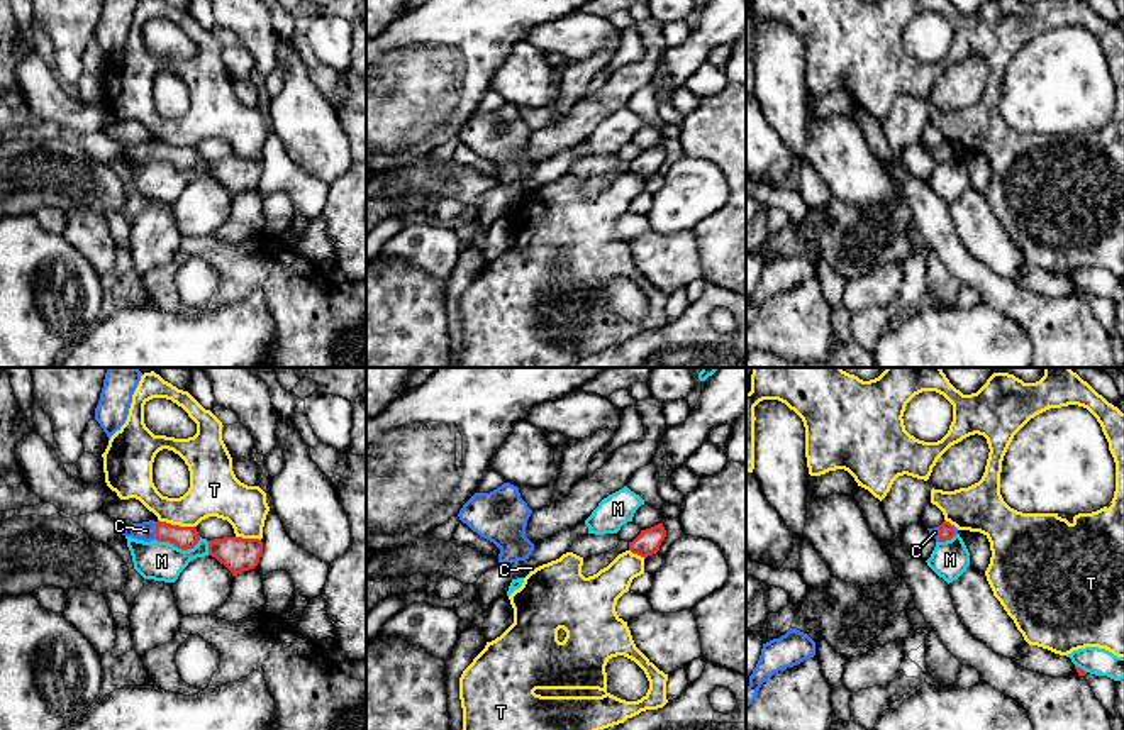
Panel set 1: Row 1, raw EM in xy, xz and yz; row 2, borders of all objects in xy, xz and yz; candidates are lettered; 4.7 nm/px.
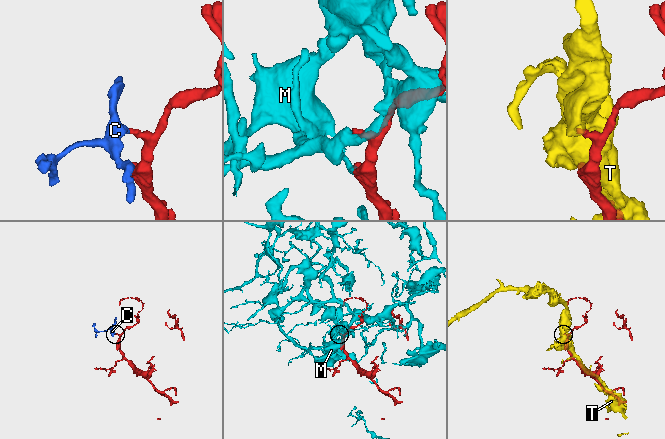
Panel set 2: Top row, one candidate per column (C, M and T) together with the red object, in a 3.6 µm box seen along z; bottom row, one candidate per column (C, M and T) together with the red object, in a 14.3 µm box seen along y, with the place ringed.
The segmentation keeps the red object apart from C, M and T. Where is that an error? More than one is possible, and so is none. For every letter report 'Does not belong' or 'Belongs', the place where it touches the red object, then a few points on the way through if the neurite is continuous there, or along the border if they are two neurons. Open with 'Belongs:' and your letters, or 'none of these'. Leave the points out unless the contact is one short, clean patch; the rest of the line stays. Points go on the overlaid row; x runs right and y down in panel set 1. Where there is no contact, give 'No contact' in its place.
Belongs: C
C: Belongs. Touches red at xy (156, 530). Path across: xy (183, 537), (156, 530), (146, 530)
M: Does not belong. Touches red at xy (178, 547)
T: Does not belong. Touches red at xy (177, 525)

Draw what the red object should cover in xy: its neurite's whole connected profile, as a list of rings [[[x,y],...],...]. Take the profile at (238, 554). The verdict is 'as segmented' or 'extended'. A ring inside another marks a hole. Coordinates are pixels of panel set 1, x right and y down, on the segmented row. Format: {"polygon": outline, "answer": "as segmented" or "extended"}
{"polygon": [[[224,537],[209,542],[209,556],[224,564],[232,576],[254,569],[263,554],[259,539]]], "answer": "as segmented"}

